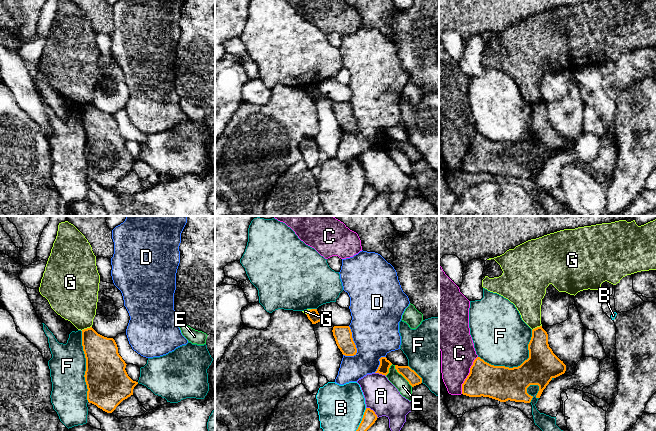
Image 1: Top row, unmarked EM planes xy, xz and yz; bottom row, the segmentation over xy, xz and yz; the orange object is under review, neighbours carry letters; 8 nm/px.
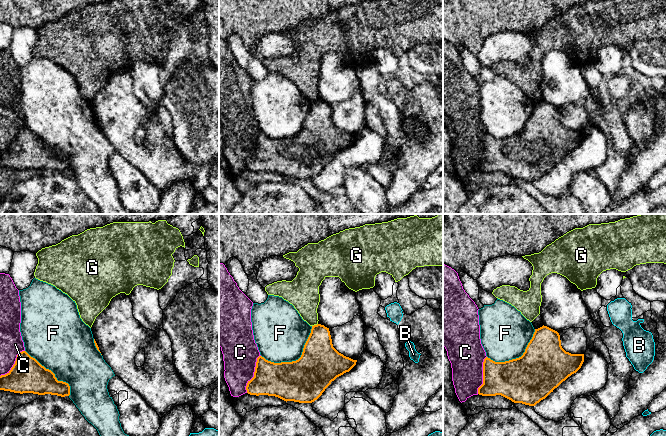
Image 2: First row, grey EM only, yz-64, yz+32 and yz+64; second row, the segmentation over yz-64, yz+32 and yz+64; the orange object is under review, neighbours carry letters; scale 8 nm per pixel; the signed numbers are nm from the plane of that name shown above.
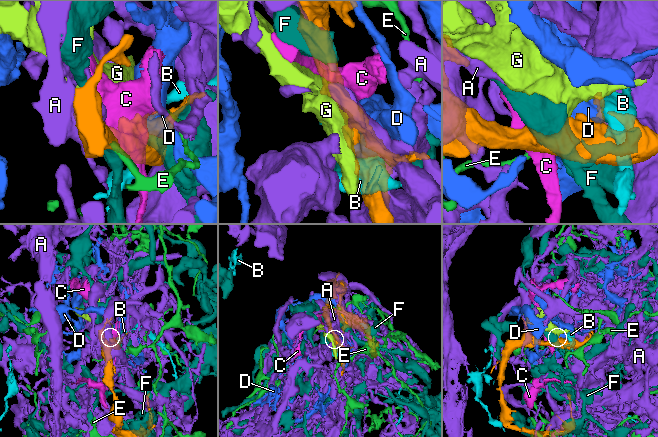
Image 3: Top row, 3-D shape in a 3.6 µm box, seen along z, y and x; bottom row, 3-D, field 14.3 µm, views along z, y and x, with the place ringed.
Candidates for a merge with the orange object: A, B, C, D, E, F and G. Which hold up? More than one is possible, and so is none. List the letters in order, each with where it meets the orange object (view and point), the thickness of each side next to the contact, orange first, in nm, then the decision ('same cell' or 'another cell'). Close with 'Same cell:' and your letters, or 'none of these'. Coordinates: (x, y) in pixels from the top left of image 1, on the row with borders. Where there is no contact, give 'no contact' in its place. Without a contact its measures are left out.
A: xz (373, 411) | 110/260 nm | another cell
B: xz (362, 419) | 110/360 nm | another cell
C: yz (468, 375) | 280/280 nm | another cell
D: xz (353, 341) | 140/380 nm | another cell
E: xz (402, 375) | 100/110 nm | another cell
F: yz (516, 367) | 280/420 nm | another cell
G: xy (87, 328) | 260/340 nm | another cell
Same cell: none of these

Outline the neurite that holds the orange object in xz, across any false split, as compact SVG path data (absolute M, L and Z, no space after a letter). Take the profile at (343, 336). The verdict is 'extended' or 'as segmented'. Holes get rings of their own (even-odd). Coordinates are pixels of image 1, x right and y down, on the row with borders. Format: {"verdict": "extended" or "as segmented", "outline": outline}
{"verdict": "as segmented", "outline": "M334 326L332 332L336 344L343 355L356 355L357 348L353 341L352 332L349 326Z"}

